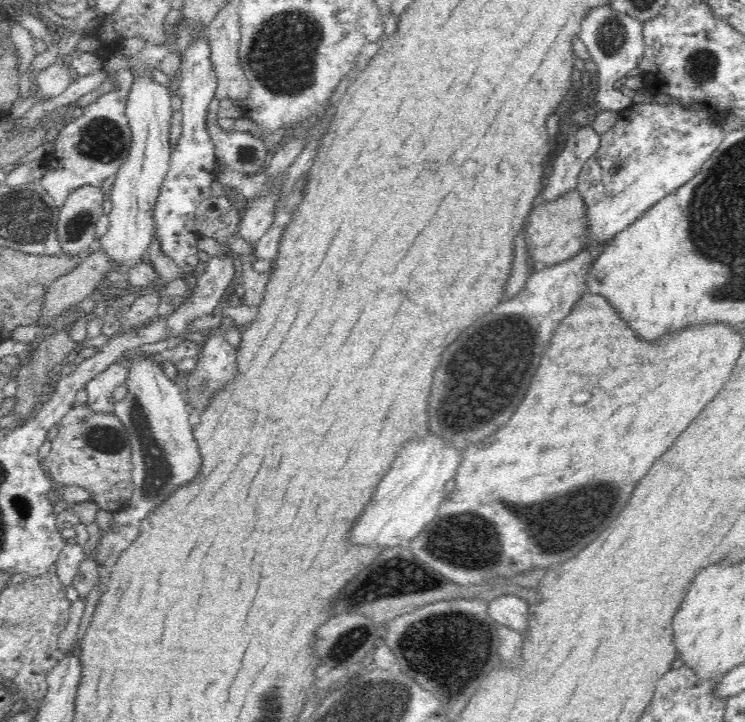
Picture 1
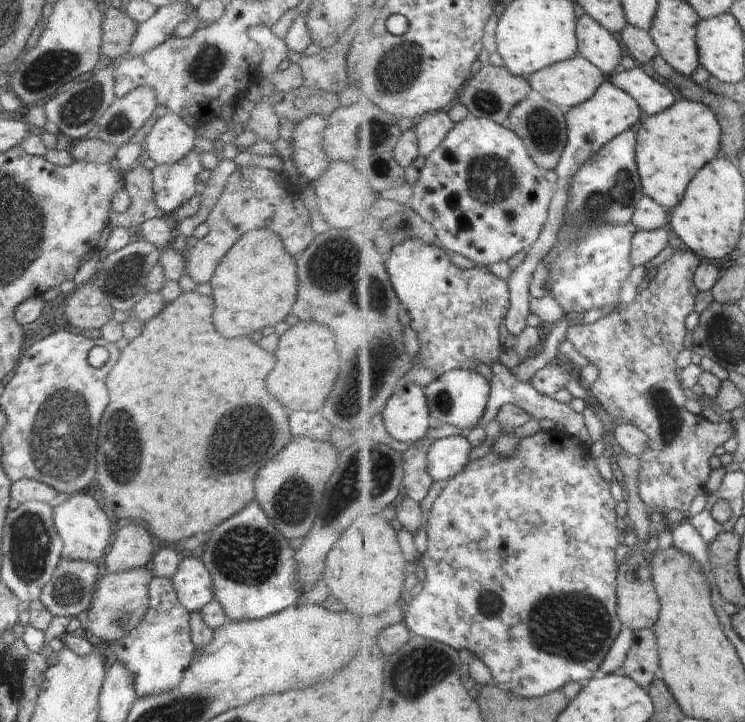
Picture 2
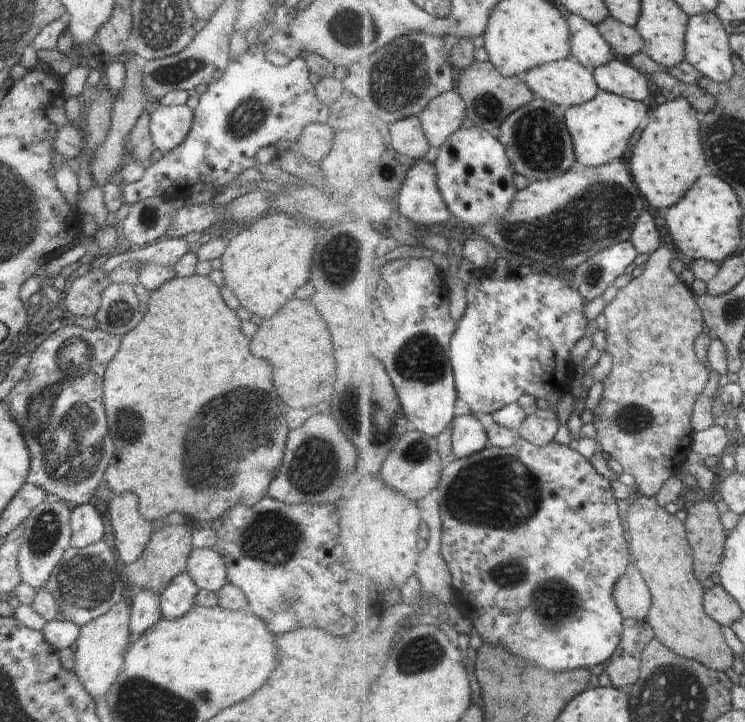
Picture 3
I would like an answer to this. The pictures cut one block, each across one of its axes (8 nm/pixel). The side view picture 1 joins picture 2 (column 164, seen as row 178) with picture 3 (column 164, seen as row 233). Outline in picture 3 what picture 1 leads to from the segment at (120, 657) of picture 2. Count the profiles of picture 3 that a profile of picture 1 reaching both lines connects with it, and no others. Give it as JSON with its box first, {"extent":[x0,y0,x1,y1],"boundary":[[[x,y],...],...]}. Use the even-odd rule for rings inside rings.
{"extent":[160,573,199,620],"boundary":[[[186,573],[175,576],[160,594],[160,612],[163,618],[176,620],[195,605],[199,588]]]}

